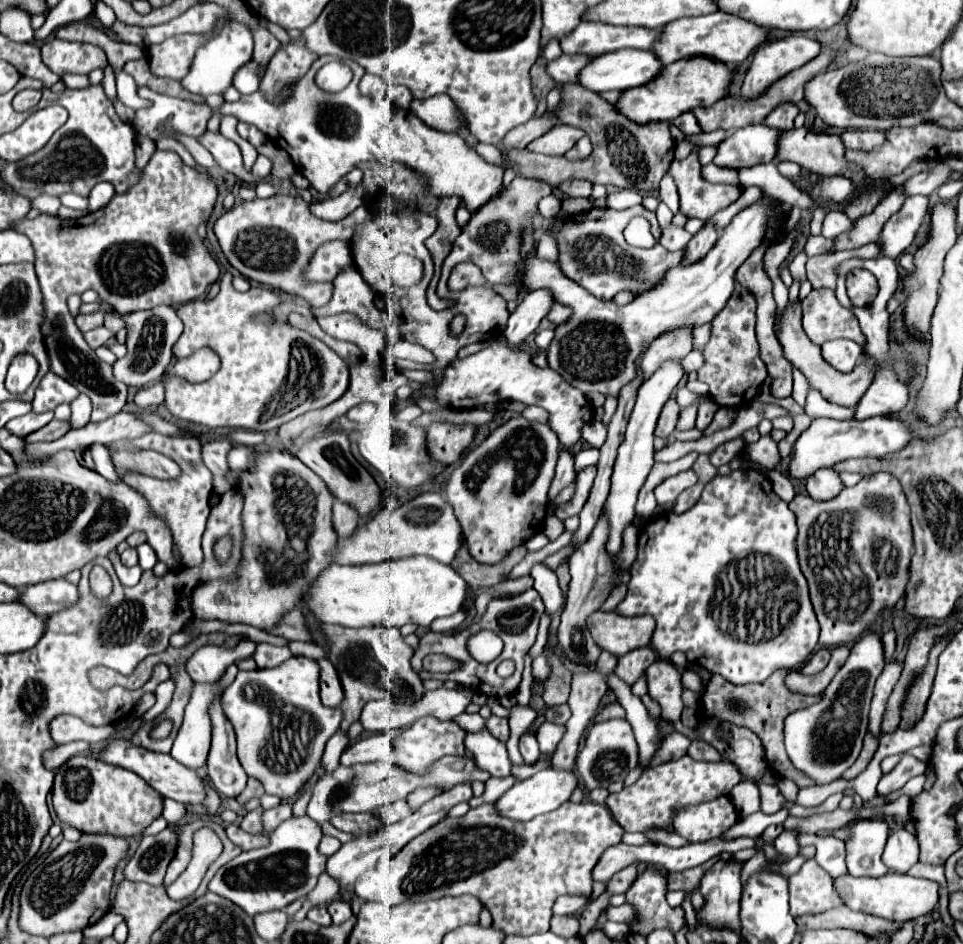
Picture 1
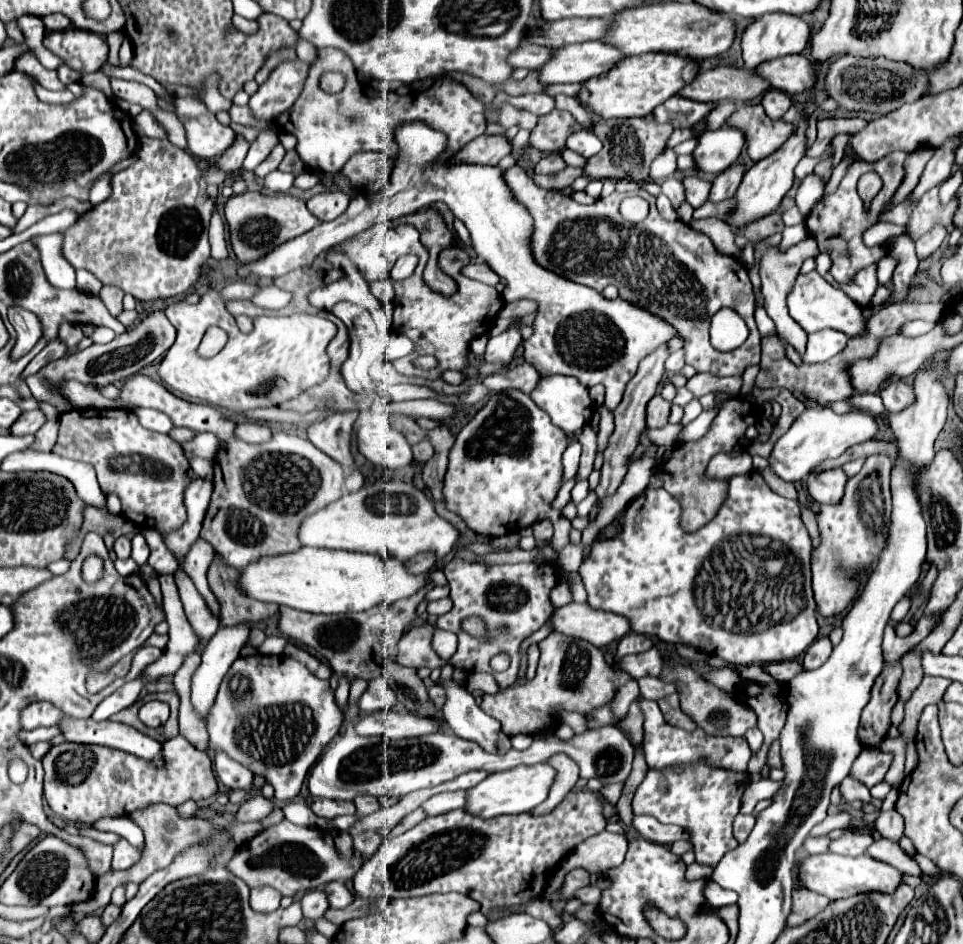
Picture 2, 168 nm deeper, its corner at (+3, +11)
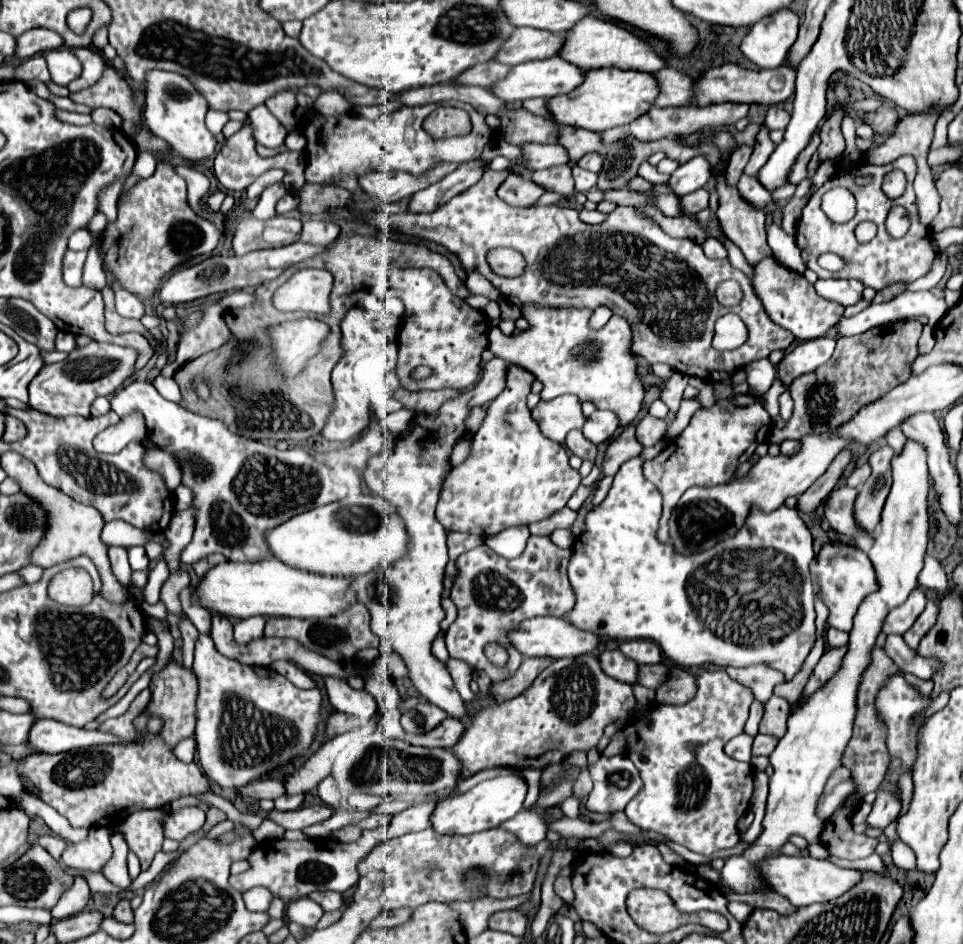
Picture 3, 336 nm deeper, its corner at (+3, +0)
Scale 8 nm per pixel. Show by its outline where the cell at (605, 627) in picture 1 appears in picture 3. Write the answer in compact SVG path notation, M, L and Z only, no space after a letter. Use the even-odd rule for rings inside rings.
M544 616L544 618L530 618L522 620L522 624L514 626L508 632L508 640L512 646L522 654L530 658L568 658L568 656L580 656L588 654L598 646L598 636L592 632L582 632L580 628L568 624L564 618L554 618L554 616Z

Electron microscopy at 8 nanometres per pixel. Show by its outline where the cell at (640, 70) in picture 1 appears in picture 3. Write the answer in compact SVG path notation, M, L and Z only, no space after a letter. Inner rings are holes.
M552 56L546 60L532 60L518 64L510 70L510 74L492 86L492 94L504 102L516 102L516 100L526 100L526 98L552 98L558 94L568 94L574 90L582 80L584 80L584 70L578 66L562 60L560 56Z

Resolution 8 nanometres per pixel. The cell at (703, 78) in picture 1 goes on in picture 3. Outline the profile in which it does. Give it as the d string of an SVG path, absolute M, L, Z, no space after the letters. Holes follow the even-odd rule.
M600 68L600 70L590 70L586 74L586 82L582 82L578 88L574 88L574 92L549 99L546 108L548 108L550 116L562 126L576 126L576 128L586 128L586 130L594 130L594 132L604 132L614 126L628 126L638 116L646 114L654 106L656 96L658 96L658 82L654 76L650 76L646 72L636 72L636 70Z

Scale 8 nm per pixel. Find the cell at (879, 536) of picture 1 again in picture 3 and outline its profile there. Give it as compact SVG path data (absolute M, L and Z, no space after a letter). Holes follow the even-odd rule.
M886 444L880 450L876 450L868 460L872 466L872 474L866 480L866 484L860 488L860 494L854 506L858 524L868 532L874 532L876 524L880 522L880 512L892 486L892 468L890 468L892 456L894 456L894 450Z

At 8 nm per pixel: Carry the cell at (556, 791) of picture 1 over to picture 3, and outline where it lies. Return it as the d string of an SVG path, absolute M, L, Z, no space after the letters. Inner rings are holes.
M496 776L484 780L474 788L470 788L470 792L464 792L462 796L452 796L438 802L434 812L430 814L432 830L438 834L474 834L474 832L496 828L498 824L510 820L522 810L526 790L528 784L516 776Z

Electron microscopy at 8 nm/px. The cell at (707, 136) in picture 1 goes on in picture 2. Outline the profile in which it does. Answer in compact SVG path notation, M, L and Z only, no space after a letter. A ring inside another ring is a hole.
M740 105L726 123L746 133L746 149L752 161L764 159L778 151L796 129L794 123L786 123L782 119L772 121L764 113L762 105Z

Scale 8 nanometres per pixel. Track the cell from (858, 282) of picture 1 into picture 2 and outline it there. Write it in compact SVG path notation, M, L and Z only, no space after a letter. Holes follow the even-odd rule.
M890 153L890 155L886 155L884 159L880 159L876 163L866 163L866 161L856 159L848 167L848 171L846 171L846 175L844 175L838 191L832 193L832 195L828 195L828 197L822 197L816 203L816 207L810 211L810 215L806 219L806 227L808 227L810 235L818 241L820 251L828 251L832 255L832 271L830 273L836 277L838 283L852 281L854 279L854 273L862 271L864 267L868 267L868 265L872 265L872 263L876 263L876 261L880 261L884 257L882 247L866 249L866 245L862 243L862 233L870 225L874 225L878 221L878 215L880 213L886 211L884 205L890 201L890 197L894 195L894 191L898 189L902 177L904 177L902 163L904 163L906 157L908 157L906 153ZM868 171L876 171L882 177L882 181L884 181L884 187L872 199L870 209L864 209L864 203L862 203L862 199L856 193L856 183L858 183L858 177L864 175L864 173L868 173Z

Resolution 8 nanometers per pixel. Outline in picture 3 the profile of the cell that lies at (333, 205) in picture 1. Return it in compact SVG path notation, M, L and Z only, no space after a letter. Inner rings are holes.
M306 220L302 236L300 236L300 242L314 244L314 246L328 246L338 238L338 234L340 234L340 228L334 222Z

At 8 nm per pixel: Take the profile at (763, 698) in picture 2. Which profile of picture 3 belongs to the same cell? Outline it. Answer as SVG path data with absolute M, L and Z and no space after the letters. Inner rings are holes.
M758 734L758 736L754 738L752 754L754 754L754 756L760 756L760 754L768 756L768 754L776 748L776 742L778 742L778 738L774 738L774 736L764 736L764 734Z

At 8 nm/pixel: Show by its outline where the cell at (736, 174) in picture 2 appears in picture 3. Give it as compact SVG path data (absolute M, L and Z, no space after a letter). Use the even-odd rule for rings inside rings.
M746 144L738 146L738 148L732 152L730 162L728 162L728 168L726 168L726 182L728 182L730 186L736 186L736 184L738 184L738 178L740 178L744 166L748 164L750 154L752 154L752 146L746 146Z

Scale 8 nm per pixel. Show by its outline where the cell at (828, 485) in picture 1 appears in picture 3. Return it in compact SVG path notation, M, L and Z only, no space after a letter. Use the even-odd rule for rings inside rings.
M840 488L840 490L834 490L826 502L826 508L824 508L824 516L826 520L832 524L832 528L836 532L840 532L842 536L845 536L847 542L855 544L864 552L868 552L873 545L873 539L870 534L860 528L854 520L854 502L856 502L856 496L858 496L858 490L854 488Z

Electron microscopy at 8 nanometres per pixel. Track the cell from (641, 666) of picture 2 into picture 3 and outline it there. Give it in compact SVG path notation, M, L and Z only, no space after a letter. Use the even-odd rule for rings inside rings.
M604 650L598 658L600 658L602 670L608 676L612 676L616 680L622 680L622 682L628 682L628 684L636 684L638 664L630 658L624 658L620 650Z

